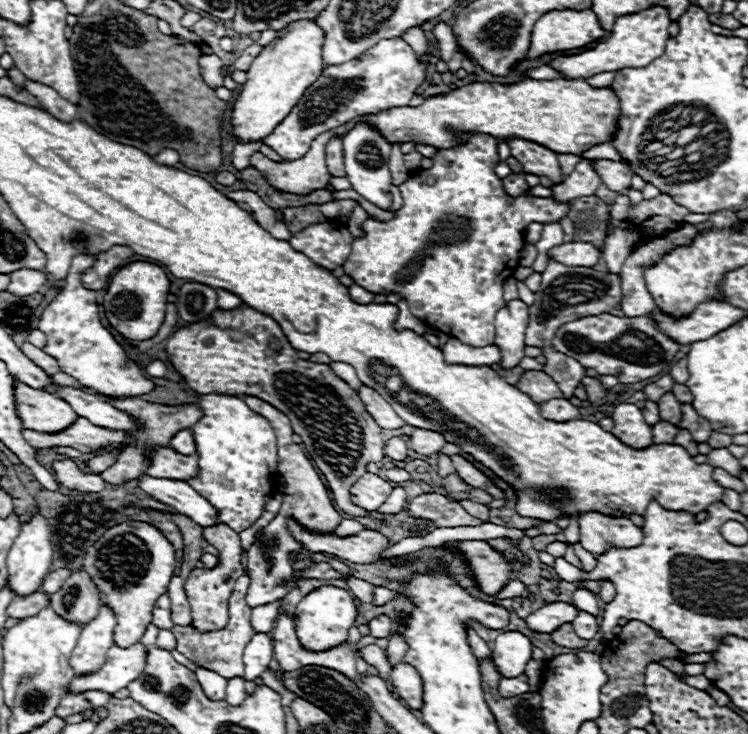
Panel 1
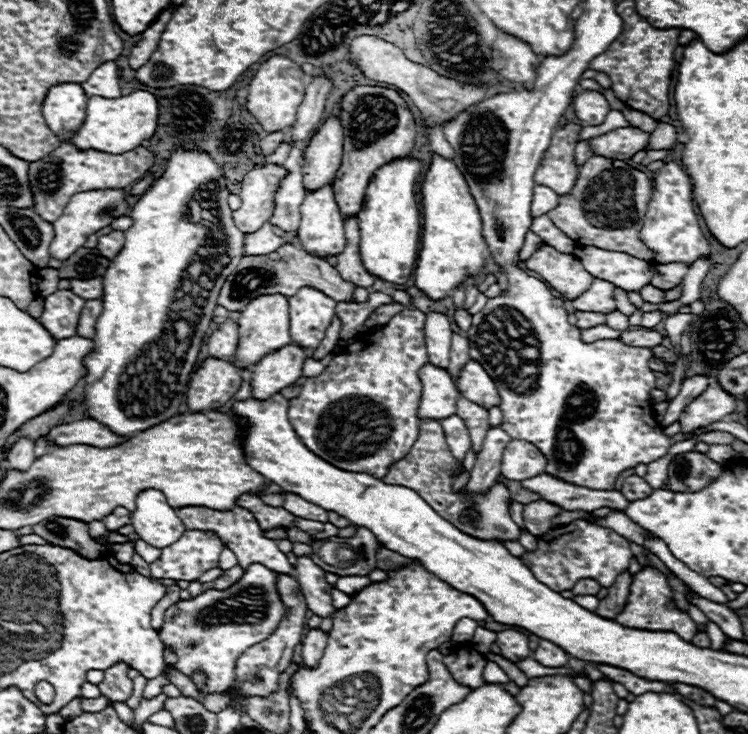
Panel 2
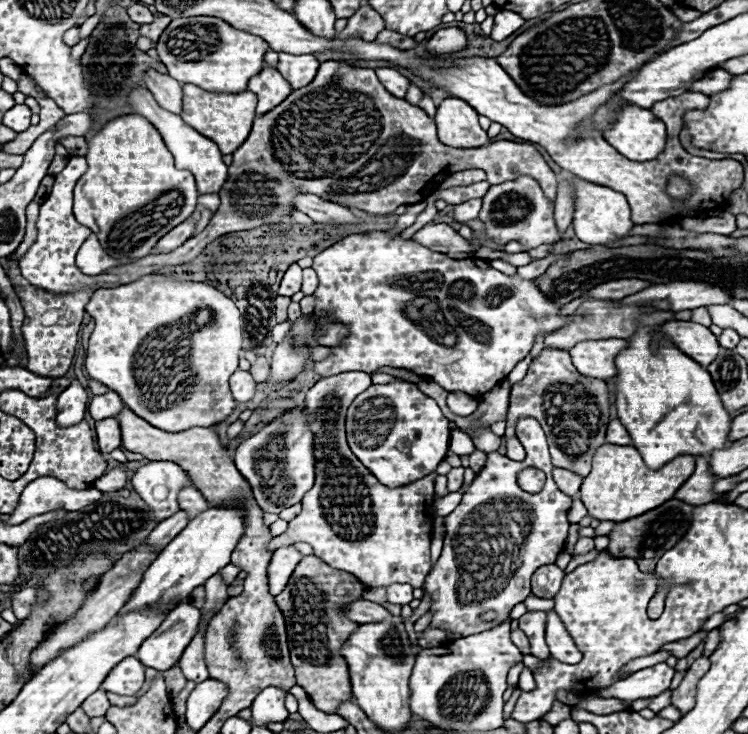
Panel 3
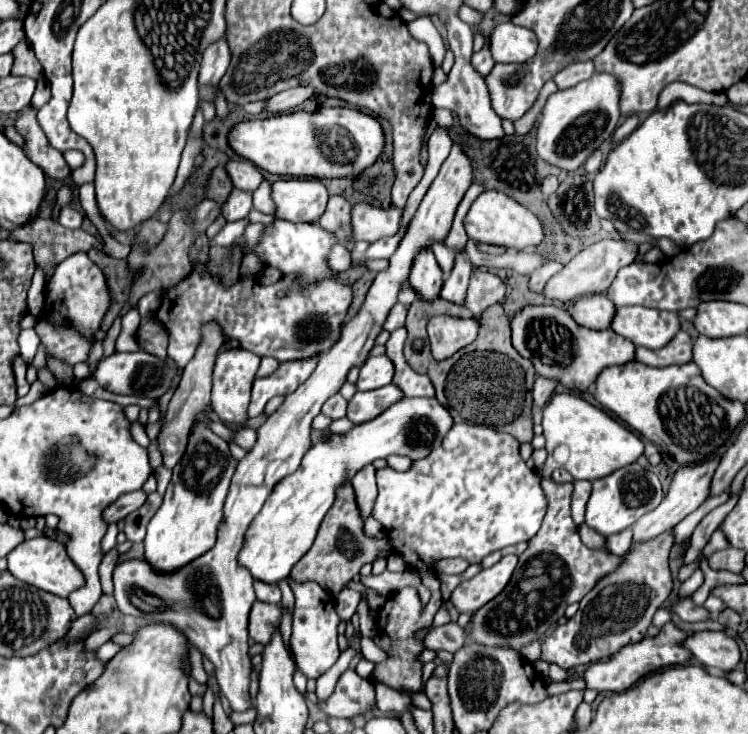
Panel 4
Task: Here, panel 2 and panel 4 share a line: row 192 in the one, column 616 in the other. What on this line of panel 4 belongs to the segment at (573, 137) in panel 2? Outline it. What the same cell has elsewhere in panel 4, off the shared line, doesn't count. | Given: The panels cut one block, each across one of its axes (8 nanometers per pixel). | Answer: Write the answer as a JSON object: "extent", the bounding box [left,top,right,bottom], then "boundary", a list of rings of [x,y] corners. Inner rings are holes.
{"extent":[468,476,622,650],"boundary":[[[548,476],[542,478],[542,488],[548,498],[548,512],[542,528],[520,554],[518,566],[506,590],[472,616],[468,636],[478,644],[510,646],[520,650],[524,644],[540,640],[552,626],[556,626],[556,620],[564,616],[564,608],[568,604],[582,600],[594,588],[594,584],[602,576],[616,570],[622,560],[622,556],[612,556],[604,548],[590,550],[582,544],[578,526],[570,516],[572,484],[558,484]]]}

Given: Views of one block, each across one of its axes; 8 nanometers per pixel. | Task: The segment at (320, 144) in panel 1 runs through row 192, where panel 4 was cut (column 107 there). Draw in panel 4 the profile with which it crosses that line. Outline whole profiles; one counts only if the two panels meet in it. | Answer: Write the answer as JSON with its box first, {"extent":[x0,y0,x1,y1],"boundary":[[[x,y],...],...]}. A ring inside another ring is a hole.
{"extent":[44,252,110,340],"boundary":[[[76,252],[64,262],[56,266],[56,272],[52,280],[46,284],[46,304],[44,304],[44,316],[52,322],[62,322],[78,328],[82,336],[92,340],[92,332],[100,328],[102,316],[106,314],[110,306],[110,294],[106,288],[106,278],[96,268],[96,264],[88,258],[86,252]],[[48,294],[58,294],[52,302],[48,302]]]}

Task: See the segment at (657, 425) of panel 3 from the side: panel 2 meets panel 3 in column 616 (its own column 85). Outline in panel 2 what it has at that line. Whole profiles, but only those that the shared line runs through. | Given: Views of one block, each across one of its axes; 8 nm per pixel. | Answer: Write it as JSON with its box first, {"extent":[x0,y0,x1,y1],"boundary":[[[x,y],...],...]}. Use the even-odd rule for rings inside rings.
{"extent":[82,146,244,436],"boundary":[[[176,146],[168,158],[166,170],[162,172],[160,178],[154,180],[154,184],[140,196],[140,200],[132,206],[130,210],[130,218],[132,218],[132,226],[128,230],[124,230],[124,246],[120,250],[120,254],[116,254],[116,258],[110,260],[110,266],[106,268],[104,274],[104,294],[102,294],[102,304],[104,310],[100,314],[100,318],[96,320],[96,334],[92,338],[94,348],[88,356],[84,356],[84,368],[86,368],[86,376],[84,376],[84,400],[82,406],[88,414],[88,418],[102,422],[104,426],[108,426],[114,434],[118,436],[130,436],[142,430],[148,430],[172,416],[178,414],[178,406],[186,394],[186,386],[190,382],[190,374],[194,372],[194,364],[198,360],[198,352],[202,346],[202,340],[206,336],[206,330],[212,324],[212,312],[218,306],[216,298],[222,290],[222,284],[226,282],[226,278],[234,272],[234,268],[238,266],[238,262],[244,256],[244,234],[234,226],[232,222],[232,210],[228,206],[228,178],[224,174],[224,170],[220,168],[220,164],[216,164],[212,160],[212,156],[200,148],[182,148]]]}

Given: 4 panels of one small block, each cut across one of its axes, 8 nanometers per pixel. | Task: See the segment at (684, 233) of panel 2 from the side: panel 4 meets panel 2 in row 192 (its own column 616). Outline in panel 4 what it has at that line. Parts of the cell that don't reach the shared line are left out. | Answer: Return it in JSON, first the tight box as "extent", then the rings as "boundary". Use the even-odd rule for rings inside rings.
{"extent":[584,622,692,692],"boundary":[[[668,622],[662,626],[660,634],[650,638],[642,638],[640,642],[636,644],[628,644],[624,648],[620,648],[620,652],[616,652],[614,656],[610,656],[608,660],[600,660],[600,662],[594,662],[586,668],[584,672],[584,678],[586,678],[586,688],[594,688],[598,692],[624,692],[628,690],[630,686],[634,686],[640,678],[644,678],[646,674],[654,672],[654,670],[660,670],[660,668],[666,668],[666,666],[678,666],[678,664],[686,664],[692,654],[690,650],[686,650],[682,646],[682,642],[688,638],[690,634],[680,630],[674,622]]]}

